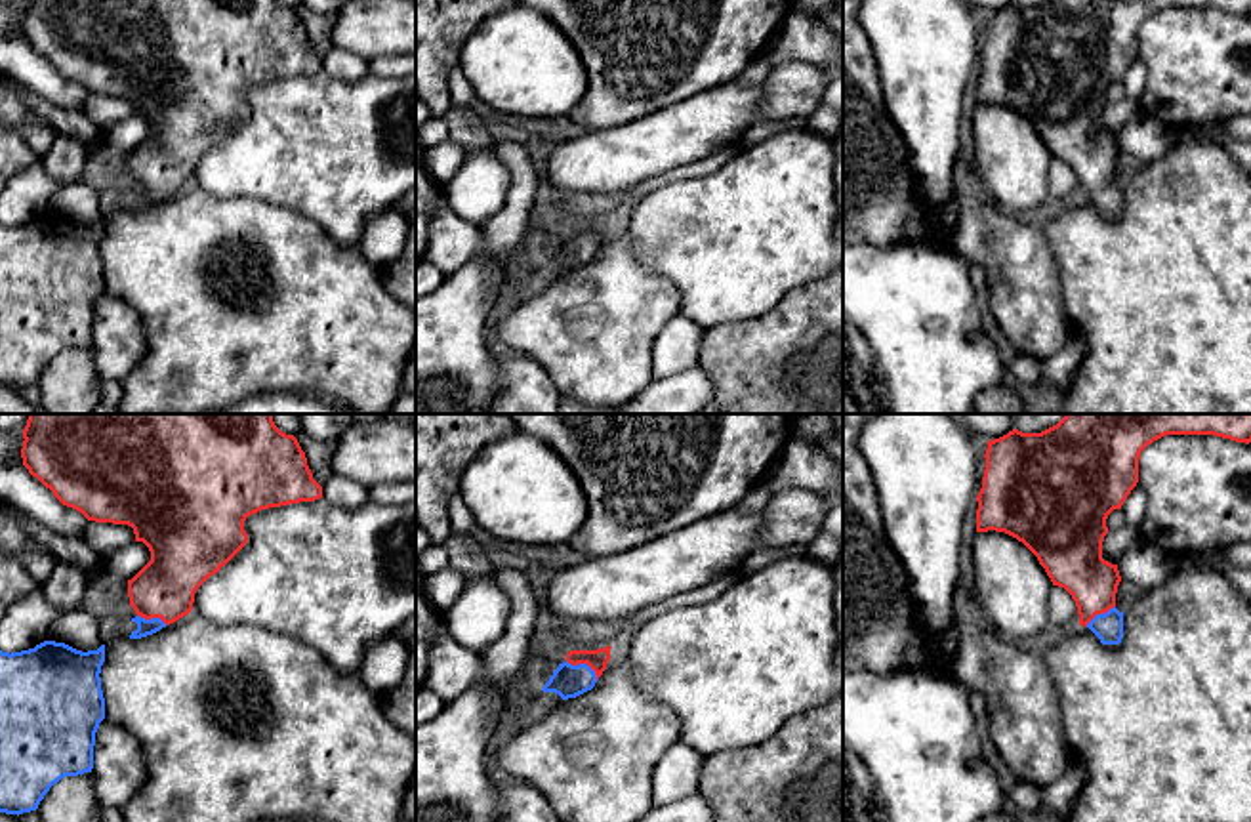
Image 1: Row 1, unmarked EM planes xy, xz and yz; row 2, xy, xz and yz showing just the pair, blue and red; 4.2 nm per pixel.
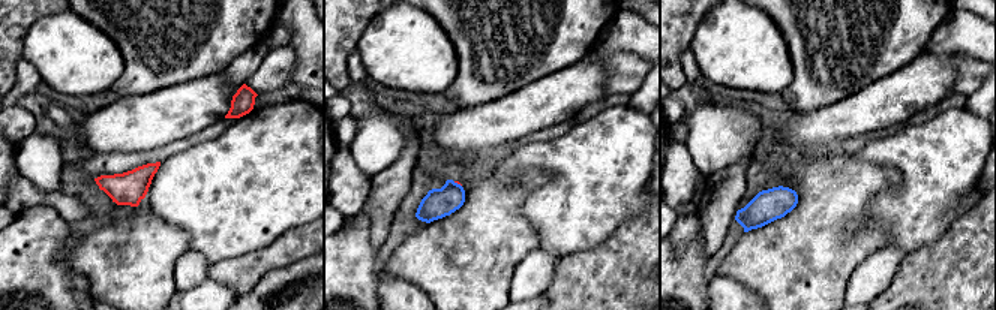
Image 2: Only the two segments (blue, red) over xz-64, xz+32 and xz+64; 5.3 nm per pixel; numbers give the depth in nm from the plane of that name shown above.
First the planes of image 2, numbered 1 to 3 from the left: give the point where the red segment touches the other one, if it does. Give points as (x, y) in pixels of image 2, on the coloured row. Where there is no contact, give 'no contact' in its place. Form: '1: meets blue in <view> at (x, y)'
1: no contact
2: meets blue in xz+32 at (456, 183)
3: no contact

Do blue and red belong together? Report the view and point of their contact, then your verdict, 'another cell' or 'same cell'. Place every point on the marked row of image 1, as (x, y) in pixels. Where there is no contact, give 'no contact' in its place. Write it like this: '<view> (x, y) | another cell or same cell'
xz (584, 664) | same cell

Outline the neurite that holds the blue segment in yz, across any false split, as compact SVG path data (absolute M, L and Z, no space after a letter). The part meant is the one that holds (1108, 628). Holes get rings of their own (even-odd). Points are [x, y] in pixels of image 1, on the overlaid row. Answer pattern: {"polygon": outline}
{"polygon": "M1066 414L1041 433L1013 429L988 441L982 488L976 496L976 532L1005 532L1022 542L1037 557L1053 586L1072 595L1079 626L1089 627L1102 645L1119 645L1123 639L1123 612L1116 608L1121 576L1118 565L1102 559L1106 519L1114 509L1121 509L1137 486L1140 452L1165 435L1215 435L1249 444L1251 414Z"}

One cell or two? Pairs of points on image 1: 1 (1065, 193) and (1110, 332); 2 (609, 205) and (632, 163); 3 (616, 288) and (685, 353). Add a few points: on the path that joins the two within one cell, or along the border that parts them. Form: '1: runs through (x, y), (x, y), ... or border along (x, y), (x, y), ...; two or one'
1: border along (1076, 197), (1055, 206); two
2: border along (658, 174), (626, 189), (607, 193), (571, 191); two
3: border along (681, 313), (658, 334), (651, 374); two

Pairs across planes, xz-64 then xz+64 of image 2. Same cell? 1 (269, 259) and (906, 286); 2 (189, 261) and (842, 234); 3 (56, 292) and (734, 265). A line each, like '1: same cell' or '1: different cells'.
1: same cell
2: different cells
3: different cells

